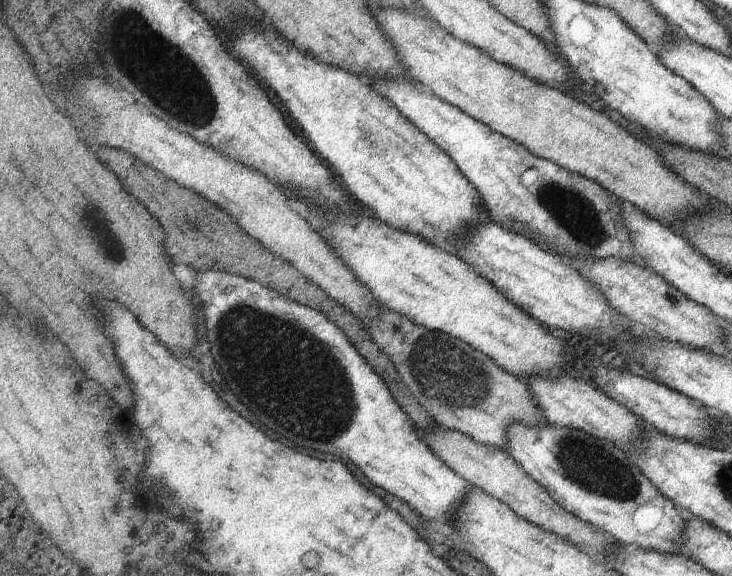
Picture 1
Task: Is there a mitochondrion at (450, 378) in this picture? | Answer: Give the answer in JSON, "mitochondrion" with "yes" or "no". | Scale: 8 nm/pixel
{"mitochondrion":"yes"}

